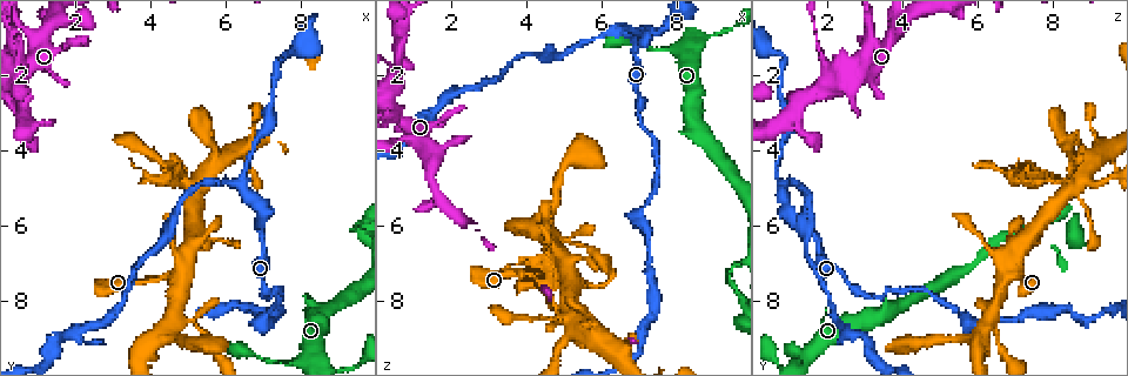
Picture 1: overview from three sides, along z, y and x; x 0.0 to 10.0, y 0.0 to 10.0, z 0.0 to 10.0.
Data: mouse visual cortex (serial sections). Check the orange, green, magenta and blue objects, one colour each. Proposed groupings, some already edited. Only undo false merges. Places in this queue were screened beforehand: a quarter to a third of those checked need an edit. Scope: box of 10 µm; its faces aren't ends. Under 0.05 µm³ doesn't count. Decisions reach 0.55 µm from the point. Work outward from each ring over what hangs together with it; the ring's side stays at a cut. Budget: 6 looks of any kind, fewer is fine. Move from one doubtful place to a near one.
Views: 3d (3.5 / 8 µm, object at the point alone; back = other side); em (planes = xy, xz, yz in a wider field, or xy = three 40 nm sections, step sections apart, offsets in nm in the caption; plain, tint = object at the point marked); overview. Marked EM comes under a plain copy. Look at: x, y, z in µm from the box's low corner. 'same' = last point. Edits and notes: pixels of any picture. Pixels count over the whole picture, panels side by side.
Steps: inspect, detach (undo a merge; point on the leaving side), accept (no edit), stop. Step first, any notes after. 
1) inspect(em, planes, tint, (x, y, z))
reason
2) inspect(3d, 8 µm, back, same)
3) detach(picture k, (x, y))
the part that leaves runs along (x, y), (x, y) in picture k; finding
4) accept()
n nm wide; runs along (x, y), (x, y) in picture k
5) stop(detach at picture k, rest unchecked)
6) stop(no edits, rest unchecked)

inspect(3d, 3.5 µm, (5.20, 4.90, 8.55))
a narrow waist

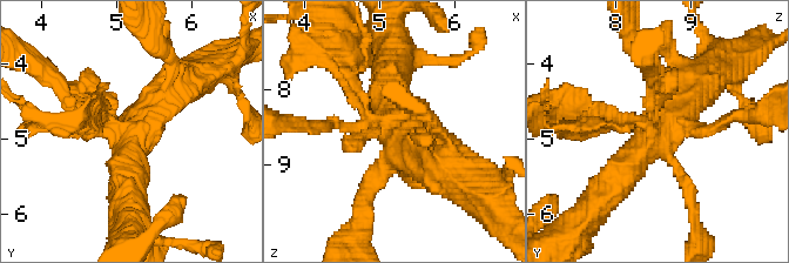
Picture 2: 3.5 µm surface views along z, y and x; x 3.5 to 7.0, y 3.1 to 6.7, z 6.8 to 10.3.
inspect(em, xy, step 3, tint, (5.15, 4.95, 8.50))

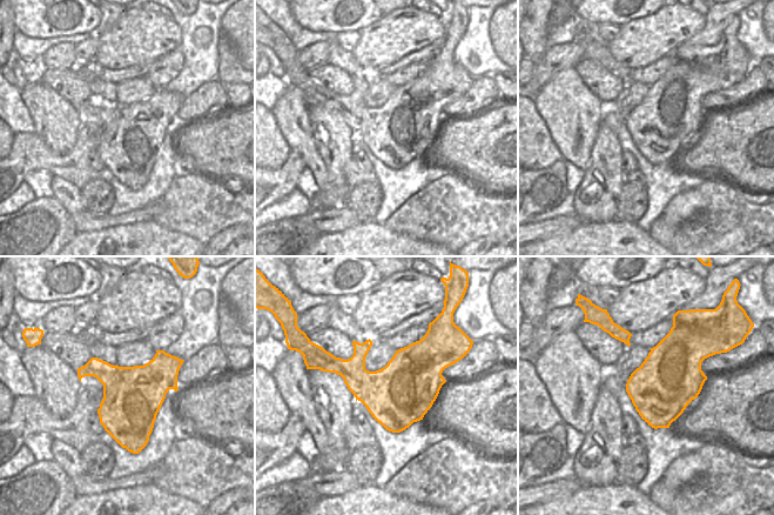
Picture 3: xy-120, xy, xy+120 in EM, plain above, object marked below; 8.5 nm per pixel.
detach(picture 2, (591, 106))
the part that leaves runs along (626, 122), (557, 122) in picture 2; two cells meet here

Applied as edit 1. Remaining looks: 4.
inspect(overview)

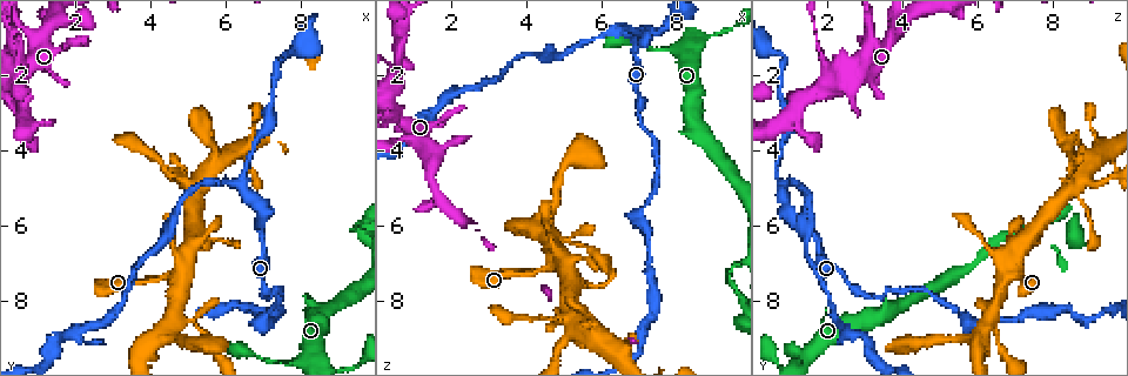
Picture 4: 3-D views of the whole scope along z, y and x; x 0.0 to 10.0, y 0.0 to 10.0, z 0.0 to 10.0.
inspect(3d, 3.5 µm, (6.50, 5.00, 0.85))
arms part here

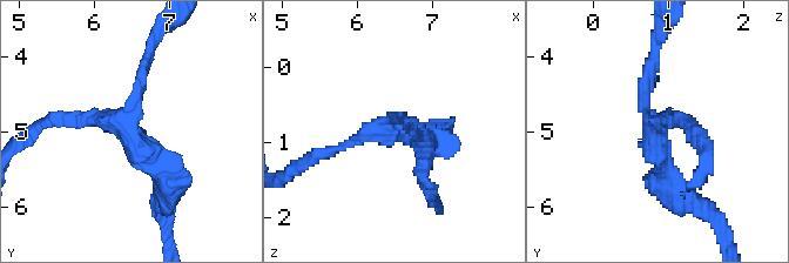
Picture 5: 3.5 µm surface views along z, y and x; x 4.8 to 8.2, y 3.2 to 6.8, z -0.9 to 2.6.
inspect(em, xy, step 5, tint, (6.45, 5.05, 0.85))
3 arms; arms of 150, 150, 300 nm; shape alone is not enough

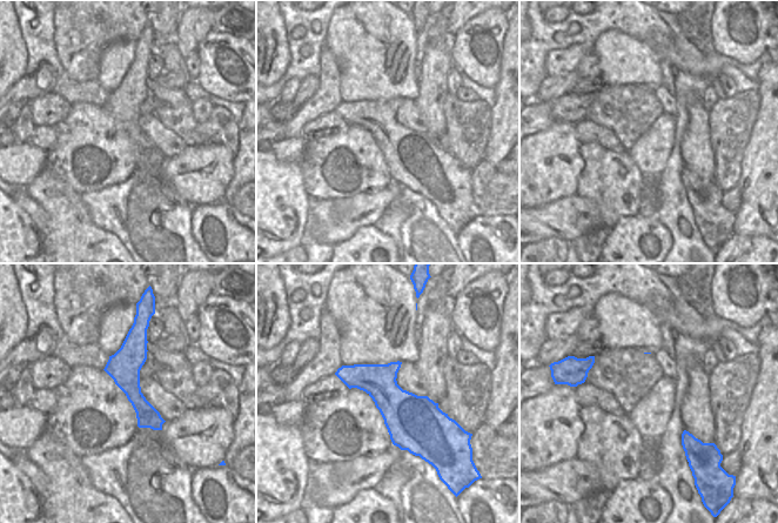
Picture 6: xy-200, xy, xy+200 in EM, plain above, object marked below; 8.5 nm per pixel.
inspect(em, xy, step 1, tint, same)

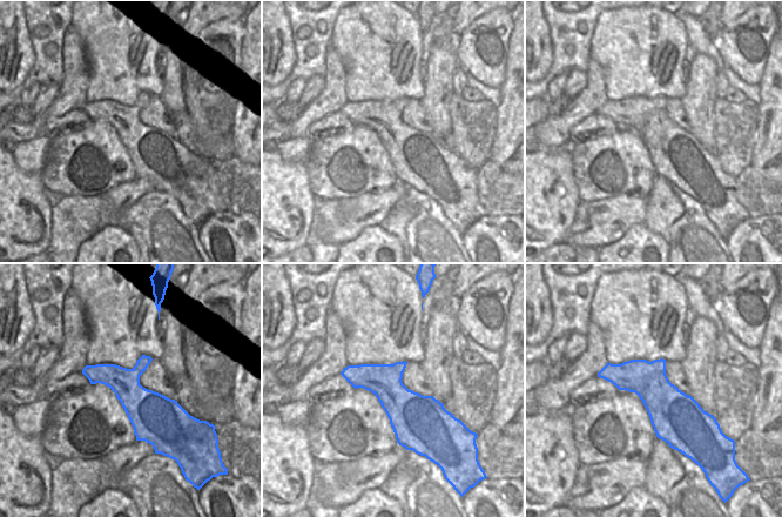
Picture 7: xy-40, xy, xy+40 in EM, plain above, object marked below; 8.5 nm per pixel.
accept()
400 nm wide; runs along (163, 194), (121, 125), (59, 117) in picture 5; all the same cell

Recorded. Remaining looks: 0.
stop(detach at picture 2, rest unchecked)

